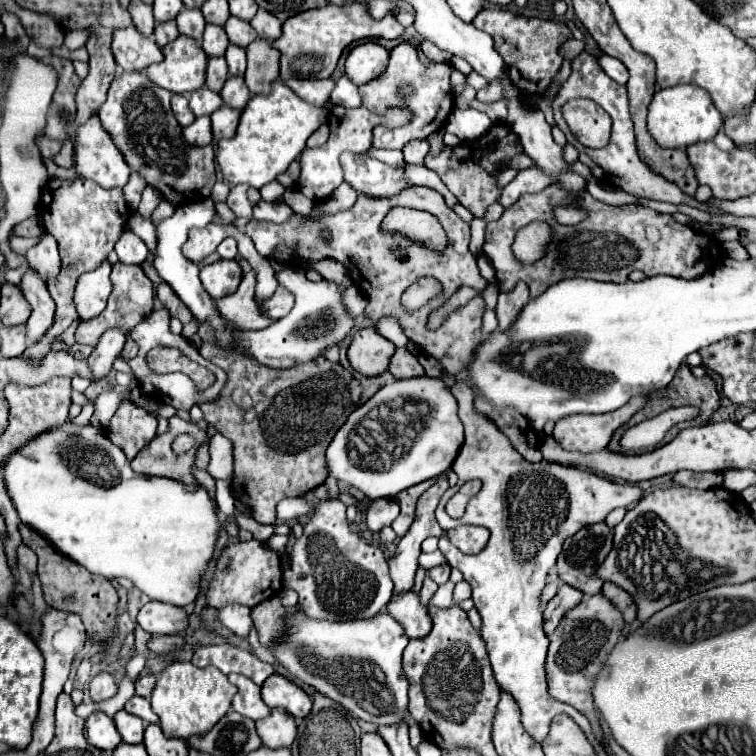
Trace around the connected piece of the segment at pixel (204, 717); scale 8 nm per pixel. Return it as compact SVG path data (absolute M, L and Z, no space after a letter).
M175 661L167 665L159 675L151 697L151 707L161 719L161 729L165 737L187 739L191 735L209 731L229 711L235 693L237 689L215 667L199 669L193 663Z

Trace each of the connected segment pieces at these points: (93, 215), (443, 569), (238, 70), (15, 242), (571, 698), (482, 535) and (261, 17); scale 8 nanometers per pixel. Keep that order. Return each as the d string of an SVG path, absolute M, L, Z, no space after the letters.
M85 179L63 181L55 189L53 189L53 183L49 183L45 187L41 203L39 203L39 219L41 219L41 225L45 227L45 231L57 239L59 255L61 255L61 271L59 271L59 275L55 275L47 281L49 293L57 305L55 321L49 327L49 331L43 335L43 339L33 343L23 353L23 357L29 363L43 361L45 355L53 349L53 341L59 341L61 333L71 323L79 321L79 315L77 315L77 309L73 303L75 283L81 273L91 271L93 267L97 267L97 263L107 259L107 255L113 251L115 243L119 241L119 237L125 231L127 217L129 217L127 201L119 187L103 189L97 183L85 181Z
M440 565L429 571L430 577L438 584L446 583L450 578L451 567L449 565Z
M229 45L225 59L227 59L231 75L243 75L245 73L245 49L241 49L237 45Z
M11 237L11 249L15 251L15 253L19 253L19 255L25 255L25 251L29 249L29 247L33 247L33 243L37 243L37 239L33 237L33 239L25 239L25 237Z
M601 593L585 595L577 607L567 611L567 615L563 615L559 627L555 629L561 633L557 633L551 639L549 653L547 653L545 669L547 669L547 683L549 683L551 697L581 711L593 723L593 731L597 733L599 739L603 733L597 723L597 711L593 707L591 685L599 667L605 663L613 643L619 641L623 625L625 621L621 611L617 611L617 607L605 595Z
M461 525L445 535L465 554L477 554L489 541L489 529L475 525Z
M265 9L257 11L257 15L251 19L251 25L259 37L265 37L269 41L275 41L281 37L281 21Z

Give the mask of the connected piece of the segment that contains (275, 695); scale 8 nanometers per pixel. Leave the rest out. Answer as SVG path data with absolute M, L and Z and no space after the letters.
M273 673L261 687L261 695L263 701L269 709L273 707L281 707L285 709L289 715L293 715L295 719L305 719L311 711L311 697L297 687L295 683L291 683L289 679L285 679L279 673Z

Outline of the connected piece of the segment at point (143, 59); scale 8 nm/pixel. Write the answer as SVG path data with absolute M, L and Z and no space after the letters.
M133 25L113 33L113 55L123 71L143 71L163 61L163 53L151 37L139 33Z

